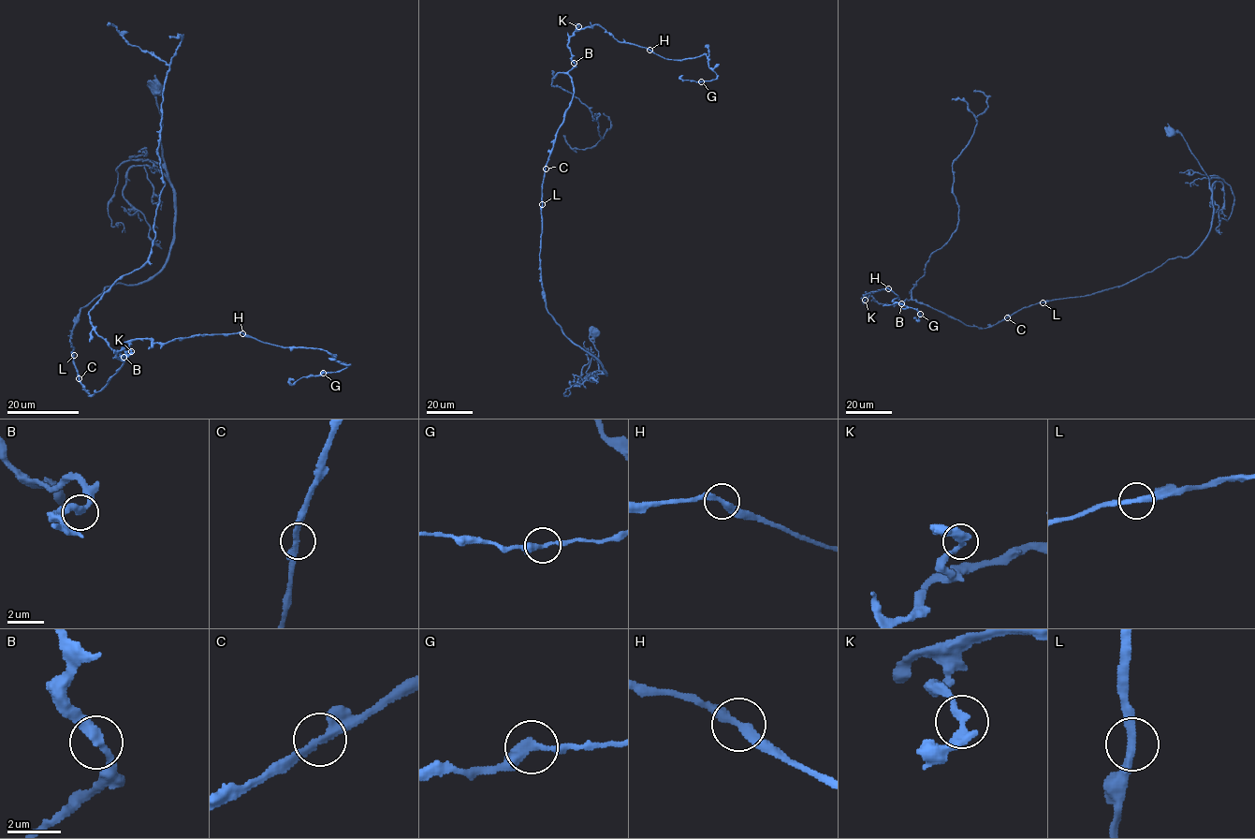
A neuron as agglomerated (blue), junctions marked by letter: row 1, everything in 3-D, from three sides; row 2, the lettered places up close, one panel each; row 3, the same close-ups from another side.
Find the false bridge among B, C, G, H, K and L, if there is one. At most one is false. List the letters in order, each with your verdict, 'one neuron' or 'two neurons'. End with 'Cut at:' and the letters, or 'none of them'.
B: one neuron
C: one neuron
G: one neuron
H: one neuron
K: one neuron
L: one neuron
Cut at: none of them

